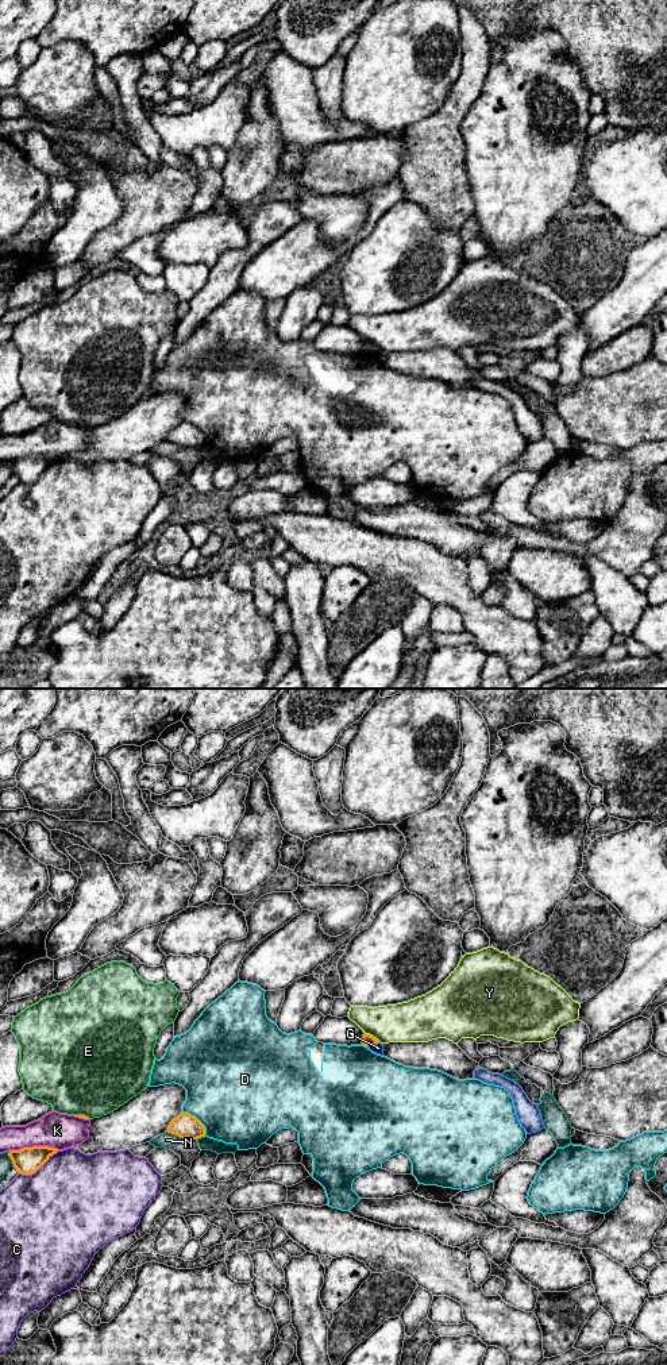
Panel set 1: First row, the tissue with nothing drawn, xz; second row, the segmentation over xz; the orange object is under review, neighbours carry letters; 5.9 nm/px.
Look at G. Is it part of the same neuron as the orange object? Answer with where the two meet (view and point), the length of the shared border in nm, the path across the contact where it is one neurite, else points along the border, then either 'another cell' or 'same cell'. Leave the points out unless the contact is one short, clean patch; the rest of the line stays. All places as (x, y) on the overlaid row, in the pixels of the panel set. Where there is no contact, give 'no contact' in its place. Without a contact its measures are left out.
xz (371, 1044) | 90 nm | along xz (378, 1041), (366, 1047) | another cell

